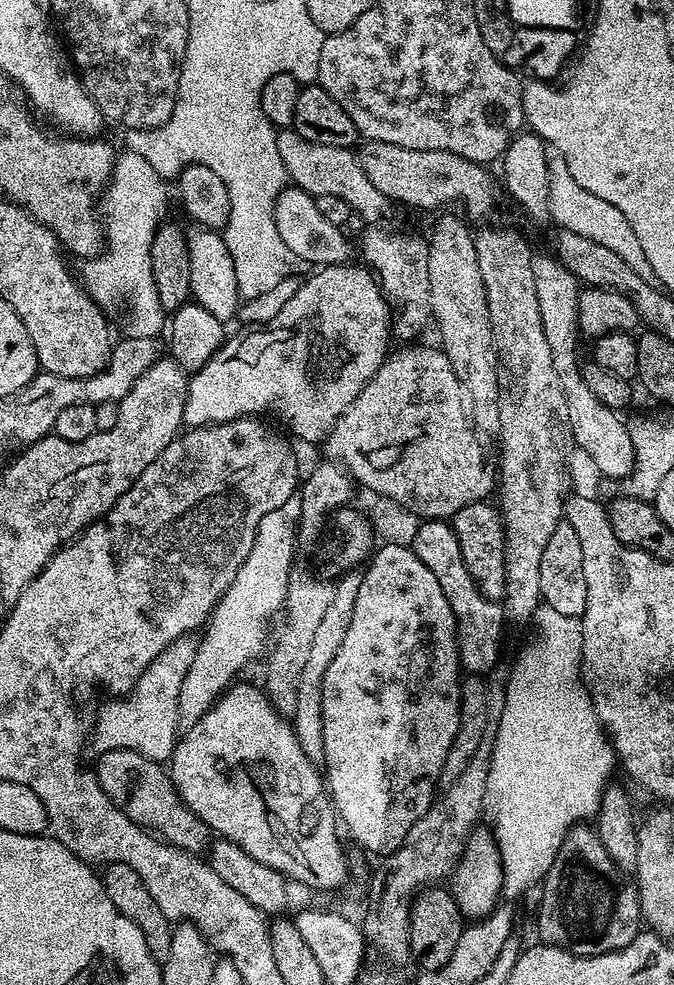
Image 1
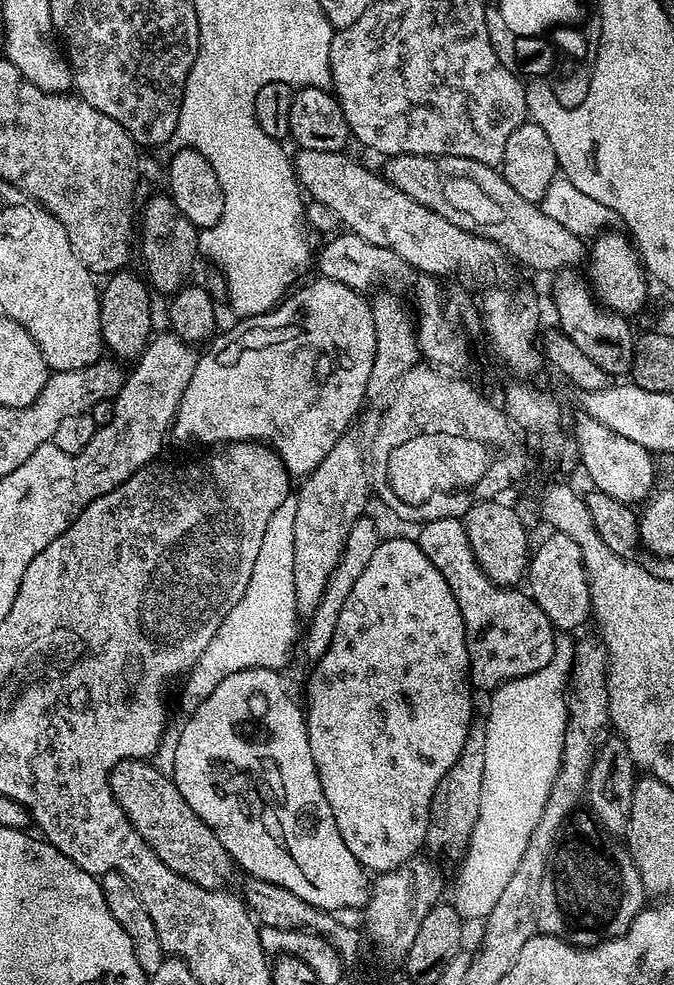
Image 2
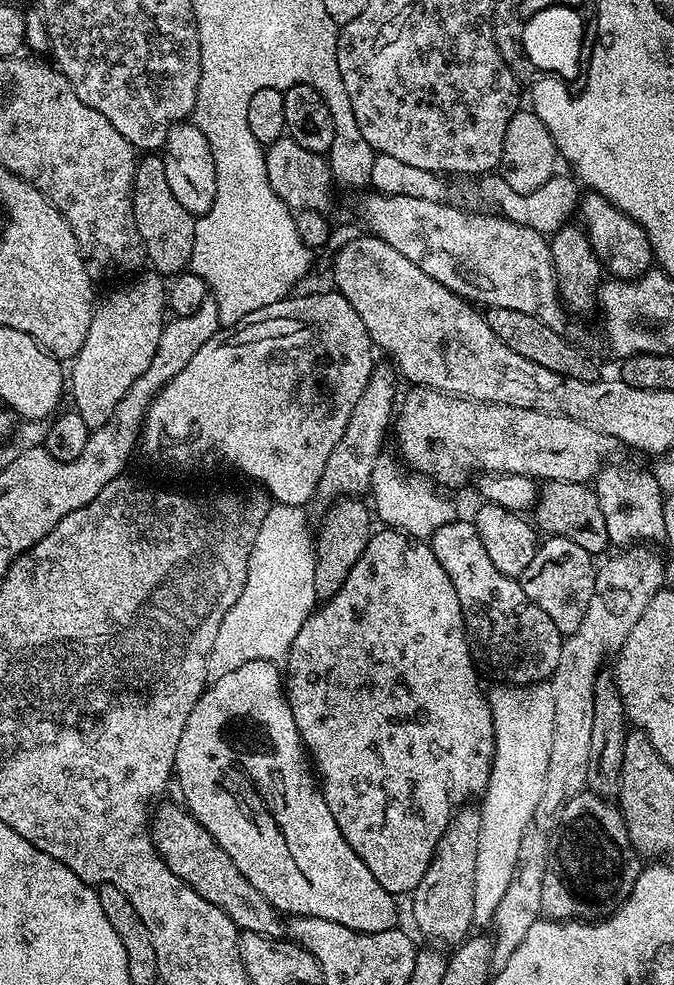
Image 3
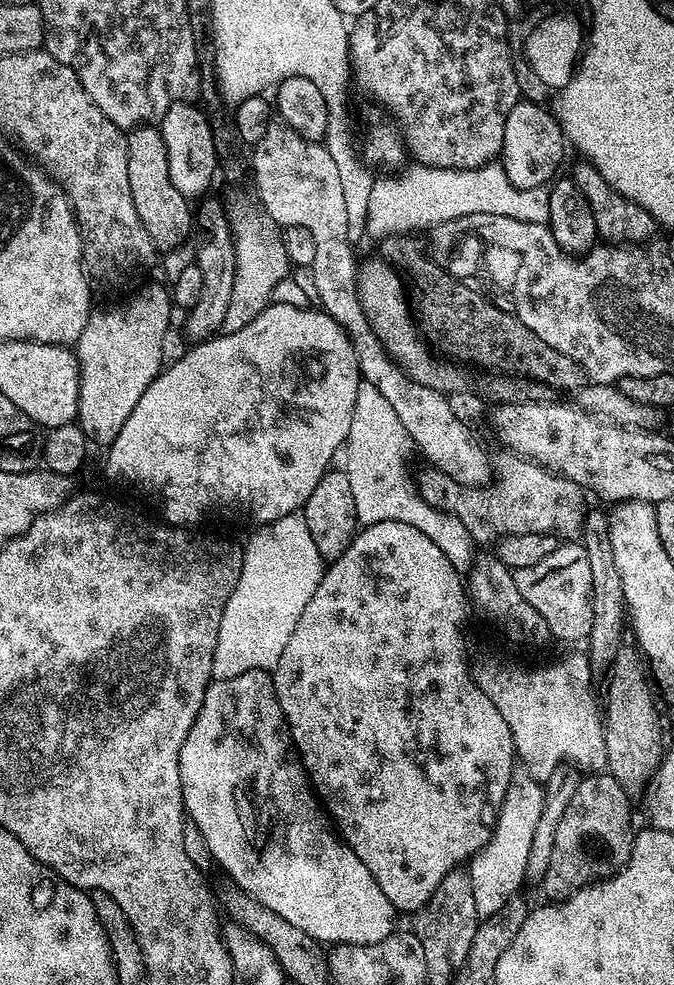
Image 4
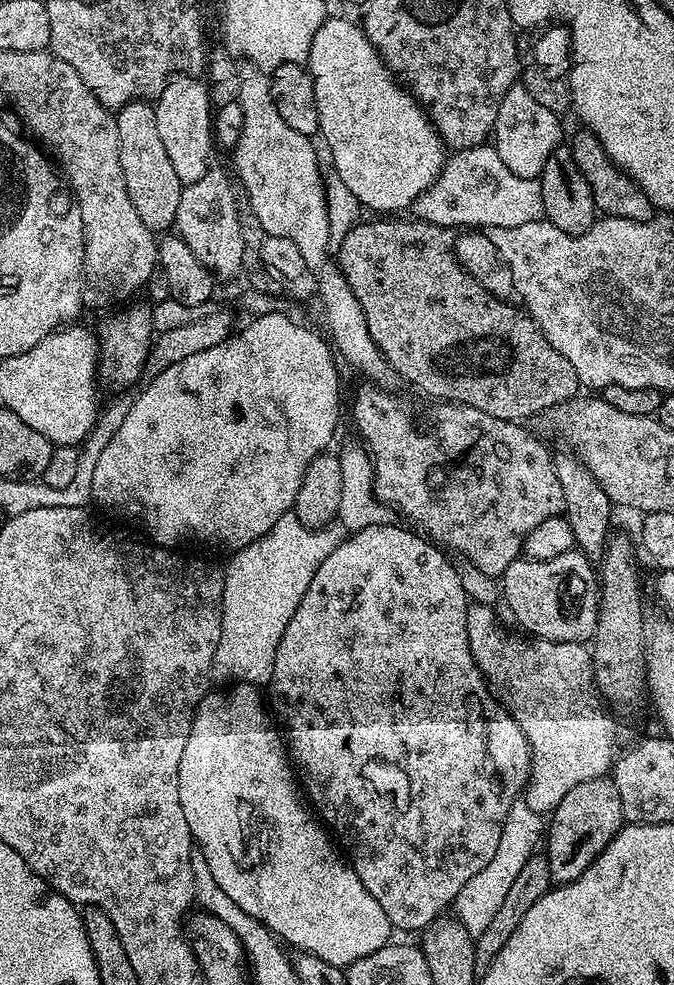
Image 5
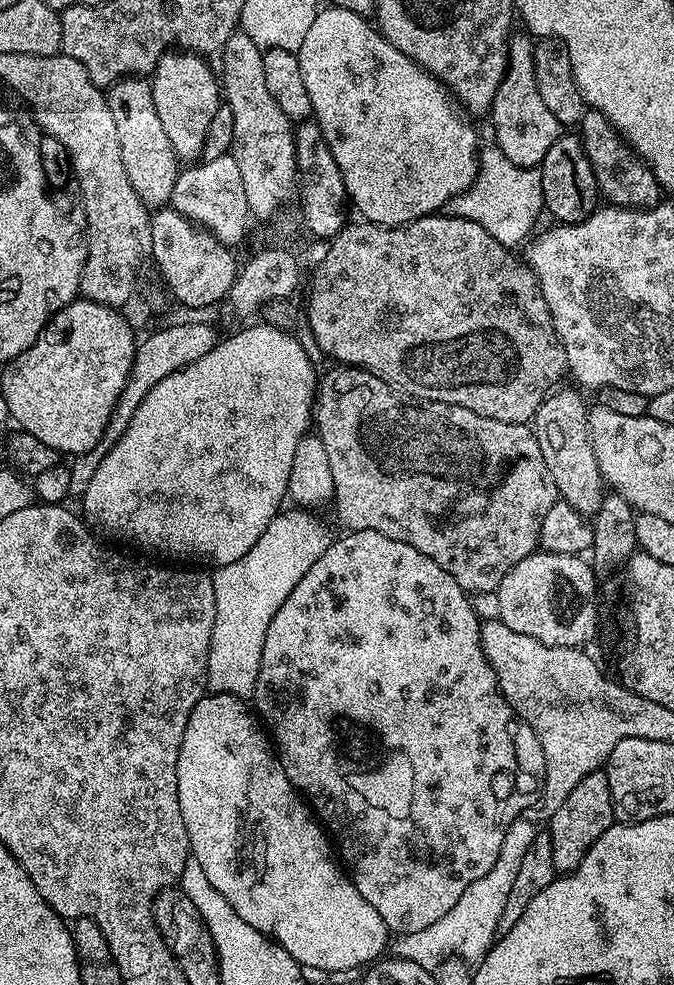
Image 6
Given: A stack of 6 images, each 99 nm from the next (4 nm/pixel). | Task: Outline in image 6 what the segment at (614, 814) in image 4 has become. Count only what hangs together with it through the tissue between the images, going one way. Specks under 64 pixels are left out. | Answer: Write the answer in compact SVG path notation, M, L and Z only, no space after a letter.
M597 770L586 774L586 778L582 778L582 782L578 782L578 786L570 790L570 794L566 794L566 802L558 806L558 810L552 815L550 821L554 866L557 873L567 874L576 871L582 858L586 858L590 846L594 846L594 842L598 842L601 834L611 828L613 823L607 771Z

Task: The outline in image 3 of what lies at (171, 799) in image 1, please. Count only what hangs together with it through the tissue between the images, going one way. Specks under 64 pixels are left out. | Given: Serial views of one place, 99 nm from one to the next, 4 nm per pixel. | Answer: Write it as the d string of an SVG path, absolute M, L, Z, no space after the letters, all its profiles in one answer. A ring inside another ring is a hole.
M176 804L155 805L150 816L150 831L156 852L170 866L170 870L182 882L189 884L194 891L206 902L218 906L233 922L241 933L253 932L259 936L280 938L285 935L285 921L280 921L281 916L277 909L273 908L263 894L257 890L234 866L230 854L218 846L218 842L188 811L187 807ZM157 807L157 808L156 808ZM168 828L180 828L177 832L168 832Z

